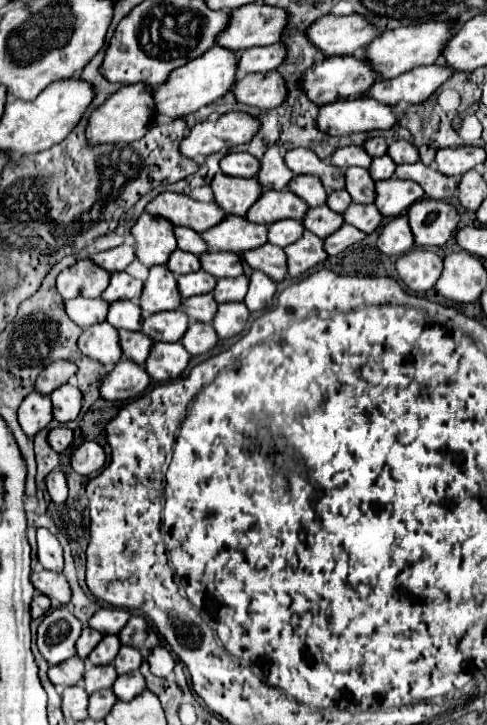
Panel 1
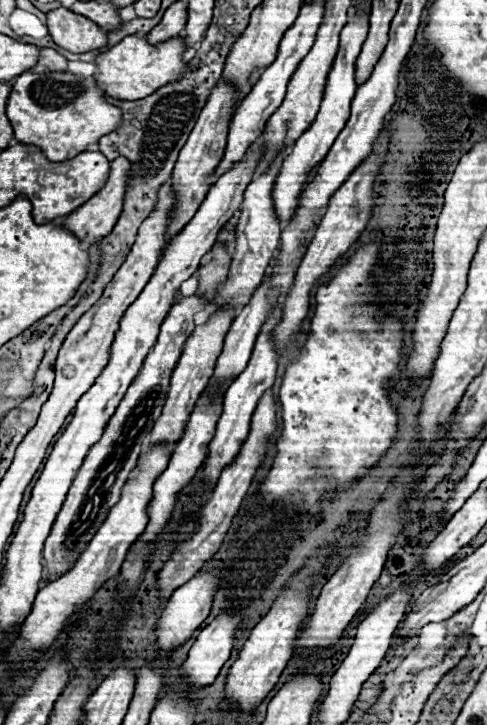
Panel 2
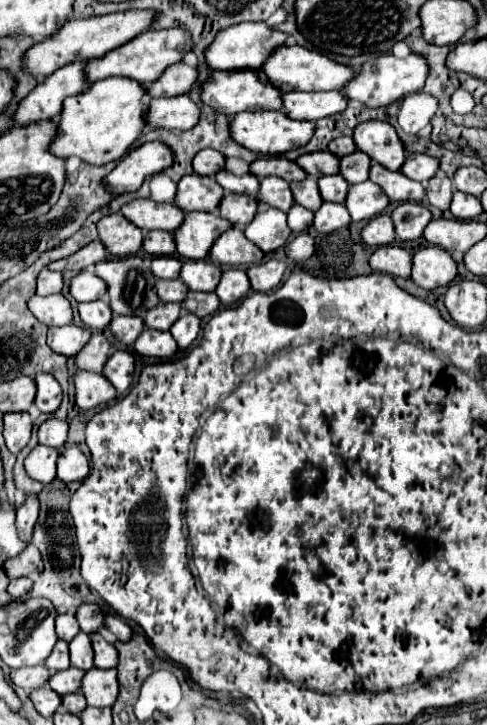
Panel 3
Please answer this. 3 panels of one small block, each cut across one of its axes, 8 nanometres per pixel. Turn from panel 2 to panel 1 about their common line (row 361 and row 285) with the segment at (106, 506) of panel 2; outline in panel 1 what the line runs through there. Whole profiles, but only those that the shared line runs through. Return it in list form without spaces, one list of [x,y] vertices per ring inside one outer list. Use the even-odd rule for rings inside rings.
[[[154,266],[144,282],[144,292],[140,296],[140,308],[146,314],[156,314],[164,310],[178,310],[182,306],[182,296],[178,282],[168,266]]]

